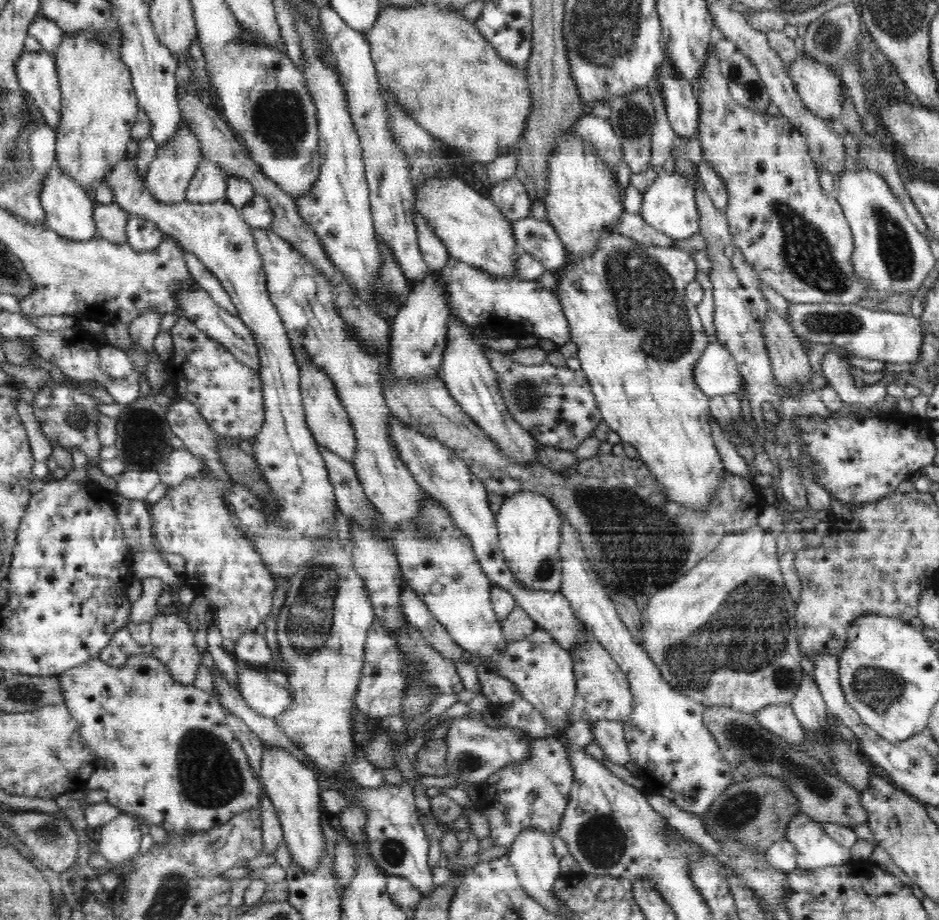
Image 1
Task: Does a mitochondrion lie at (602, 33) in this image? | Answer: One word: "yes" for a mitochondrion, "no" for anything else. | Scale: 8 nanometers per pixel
yes

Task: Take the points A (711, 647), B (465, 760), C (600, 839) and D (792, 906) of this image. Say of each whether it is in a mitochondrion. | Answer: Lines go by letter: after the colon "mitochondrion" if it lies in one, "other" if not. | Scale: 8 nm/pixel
A: mitochondrion
B: mitochondrion
C: mitochondrion
D: other

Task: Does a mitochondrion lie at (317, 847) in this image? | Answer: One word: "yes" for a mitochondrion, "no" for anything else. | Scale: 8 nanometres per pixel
no

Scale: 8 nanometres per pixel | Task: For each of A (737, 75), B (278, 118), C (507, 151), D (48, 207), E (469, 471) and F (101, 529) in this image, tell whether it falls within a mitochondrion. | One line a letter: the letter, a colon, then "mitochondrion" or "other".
A: mitochondrion
B: mitochondrion
C: other
D: other
E: other
F: other

